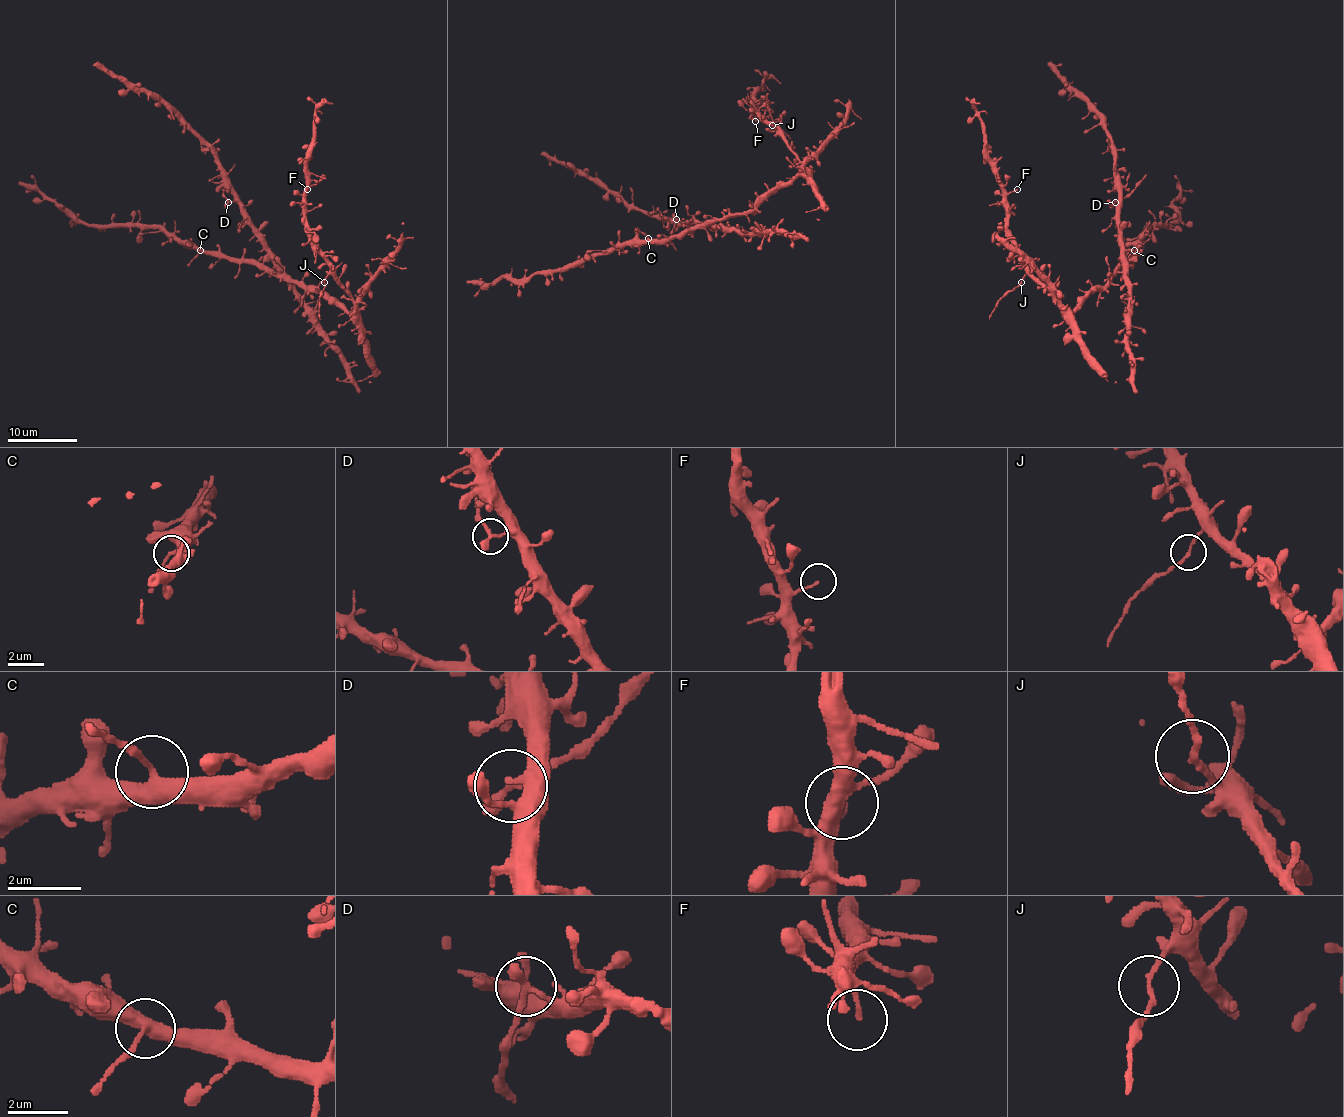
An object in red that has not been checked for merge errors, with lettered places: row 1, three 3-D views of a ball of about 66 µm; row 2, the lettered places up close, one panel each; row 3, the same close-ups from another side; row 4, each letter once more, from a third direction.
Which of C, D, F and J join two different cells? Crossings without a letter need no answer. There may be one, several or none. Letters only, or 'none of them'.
D, J

